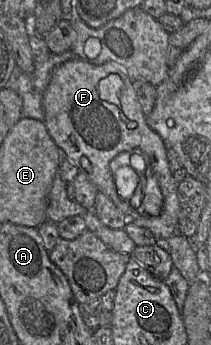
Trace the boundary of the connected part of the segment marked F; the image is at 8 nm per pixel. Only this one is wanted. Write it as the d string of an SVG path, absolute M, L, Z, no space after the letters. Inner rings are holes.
M81 59L66 61L55 68L52 73L49 84L42 98L44 110L44 124L47 131L65 155L78 169L84 174L97 190L108 196L117 208L126 217L126 222L133 223L136 226L150 230L155 238L156 244L166 250L166 241L179 234L179 199L177 192L177 183L174 181L170 166L168 163L167 148L162 138L152 130L144 115L136 92L133 88L133 80L119 64L108 61L101 65L91 64ZM139 150L147 159L144 165L144 173L147 176L147 185L141 186L146 193L158 190L162 197L162 212L157 217L149 215L140 215L139 207L133 208L128 199L120 195L120 189L114 182L110 170L111 160L121 152Z

